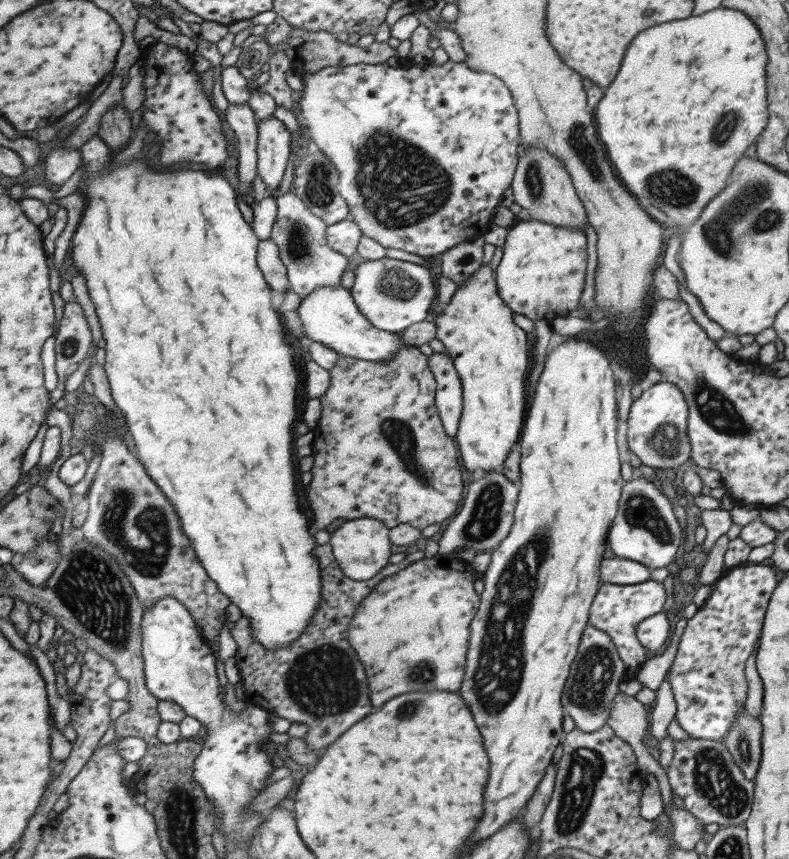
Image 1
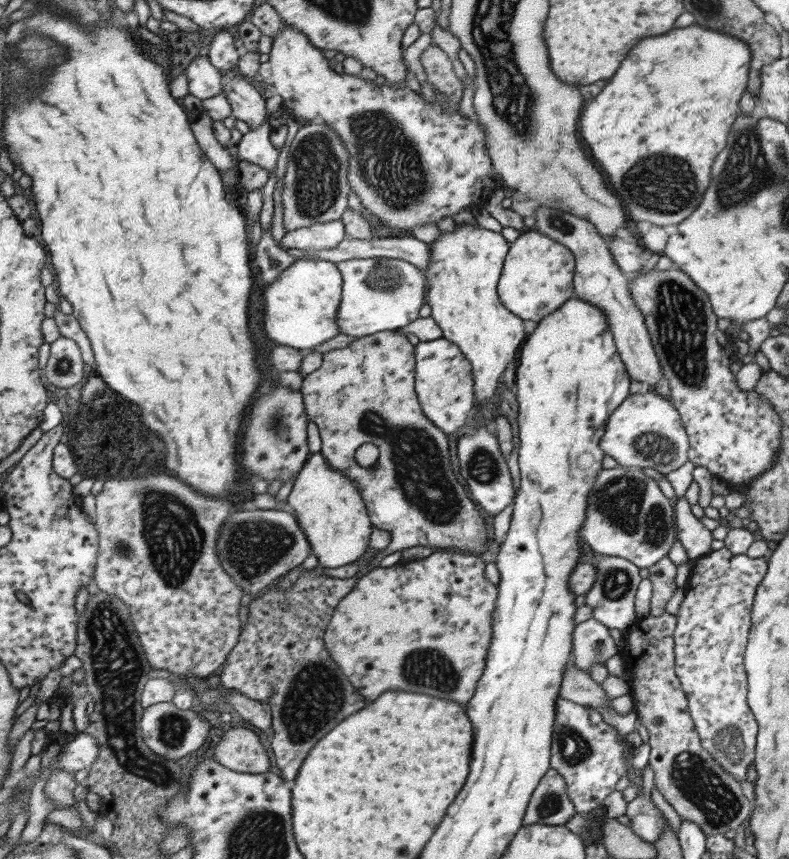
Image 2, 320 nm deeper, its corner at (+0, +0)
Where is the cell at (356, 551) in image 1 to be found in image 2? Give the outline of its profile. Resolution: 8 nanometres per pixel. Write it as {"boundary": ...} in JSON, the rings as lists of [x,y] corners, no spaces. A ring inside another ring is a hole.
{"boundary":[[[311,454],[295,476],[286,496],[288,509],[298,522],[311,548],[311,554],[322,567],[337,568],[357,560],[366,550],[372,529],[363,499],[347,475],[328,466],[325,458]]]}

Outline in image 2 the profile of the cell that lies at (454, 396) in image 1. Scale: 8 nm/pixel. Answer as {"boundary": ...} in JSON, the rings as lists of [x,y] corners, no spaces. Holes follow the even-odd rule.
{"boundary":[[[446,338],[414,346],[414,391],[425,417],[446,436],[464,425],[467,412],[474,405],[473,377],[470,362],[455,343]]]}

